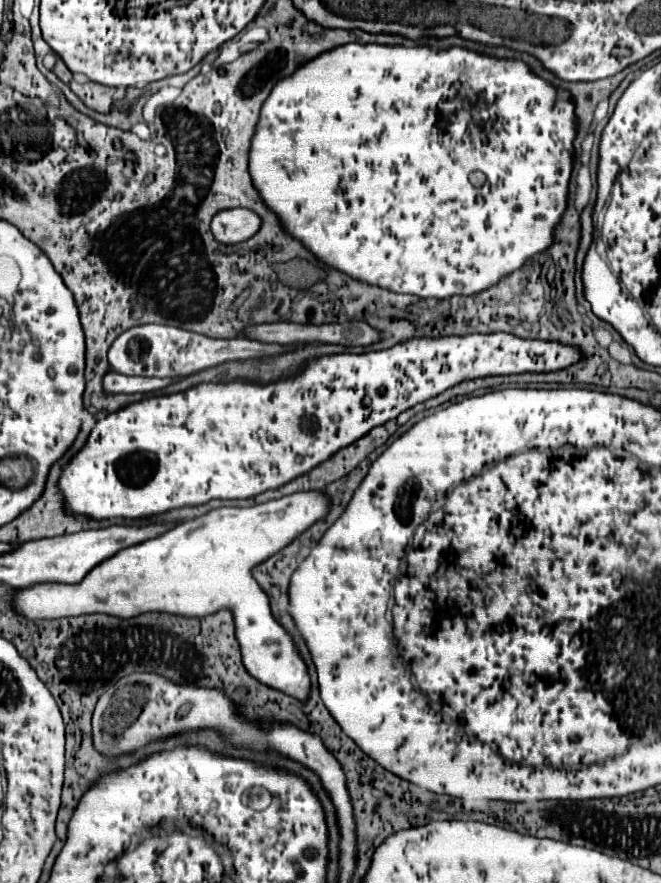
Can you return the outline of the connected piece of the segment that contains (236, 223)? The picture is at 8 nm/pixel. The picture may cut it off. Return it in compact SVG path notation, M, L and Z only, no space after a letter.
M224 209L212 219L212 235L218 243L234 245L250 239L260 229L260 217L250 209Z

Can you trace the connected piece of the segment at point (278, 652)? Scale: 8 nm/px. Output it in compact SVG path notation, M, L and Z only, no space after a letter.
M322 491L294 493L254 507L220 507L198 519L184 521L150 541L142 541L118 551L114 557L98 563L80 583L70 585L70 583L48 581L48 583L34 583L32 587L16 589L12 607L16 615L26 615L26 619L64 619L64 617L88 615L88 613L104 613L104 615L108 613L112 617L130 619L134 615L152 613L152 611L180 615L188 619L202 619L214 615L216 611L228 609L232 611L236 623L236 639L240 643L242 661L248 673L260 679L260 683L266 683L268 687L284 691L300 701L306 701L310 693L310 677L306 673L306 665L300 659L290 635L274 621L270 613L268 595L252 579L250 569L266 561L270 555L286 547L290 541L294 541L312 523L322 519L326 511L328 511L328 503Z

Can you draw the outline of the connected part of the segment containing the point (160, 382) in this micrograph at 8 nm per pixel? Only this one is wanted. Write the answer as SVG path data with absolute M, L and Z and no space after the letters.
M108 371L102 379L104 391L108 393L148 393L148 391L156 391L162 389L170 383L174 383L176 379L150 379L150 377L126 377L126 375L118 375L114 371Z

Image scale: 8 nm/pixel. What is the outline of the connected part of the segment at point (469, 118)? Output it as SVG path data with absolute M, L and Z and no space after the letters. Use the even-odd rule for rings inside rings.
M346 43L346 45L340 45L332 51L324 51L324 55L318 55L316 59L310 59L306 65L300 65L292 75L286 75L282 77L272 93L268 95L268 99L264 101L262 105L262 113L260 113L260 121L256 125L256 137L252 137L252 145L250 145L250 163L248 163L248 171L252 175L252 183L256 187L256 191L260 193L260 199L264 201L264 205L274 213L278 215L280 219L280 227L284 227L284 231L288 231L288 235L292 235L294 239L298 239L300 243L304 243L304 247L308 251L312 251L312 255L316 255L322 263L326 263L328 267L352 277L352 279L360 279L368 285L376 285L376 287L382 287L382 289L388 289L392 293L408 293L408 295L416 295L420 299L448 299L452 295L476 295L484 289L490 289L494 285L498 285L504 277L512 275L514 271L518 271L520 267L524 267L524 263L528 259L532 259L534 255L538 253L544 253L548 247L552 247L552 241L554 241L554 233L556 233L556 227L560 225L562 221L562 213L566 211L566 205L568 205L568 185L570 185L570 177L572 177L572 169L574 169L574 159L572 159L572 153L574 153L574 139L578 135L578 115L576 115L576 103L572 103L572 99L560 99L558 97L558 89L538 77L528 63L520 61L520 59L508 59L508 57L490 57L490 55L484 55L484 53L478 53L478 51L472 51L472 49L466 49L466 47L450 47L450 49L432 49L430 45L416 45L416 47L404 47L404 45L378 45L378 43ZM460 93L462 99L456 103L452 101L452 97ZM474 171L482 171L486 173L486 181L482 187L472 187L470 183L470 173Z

